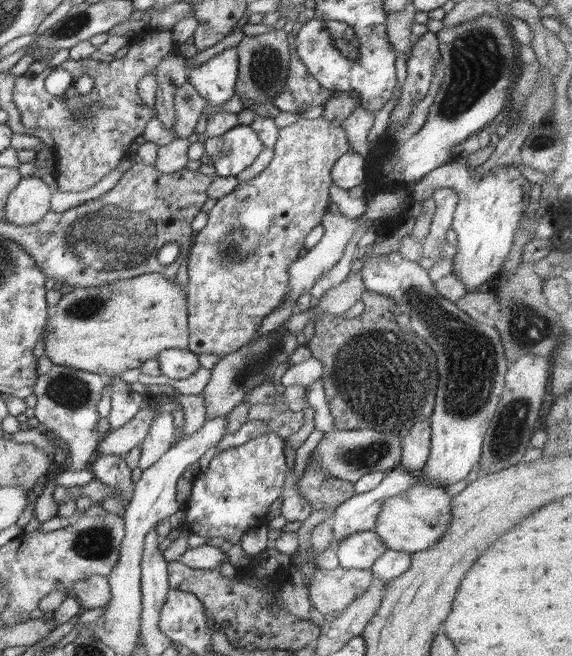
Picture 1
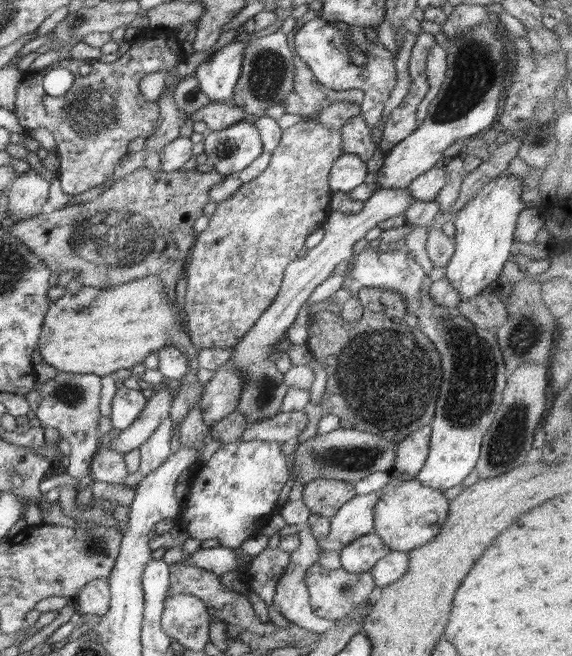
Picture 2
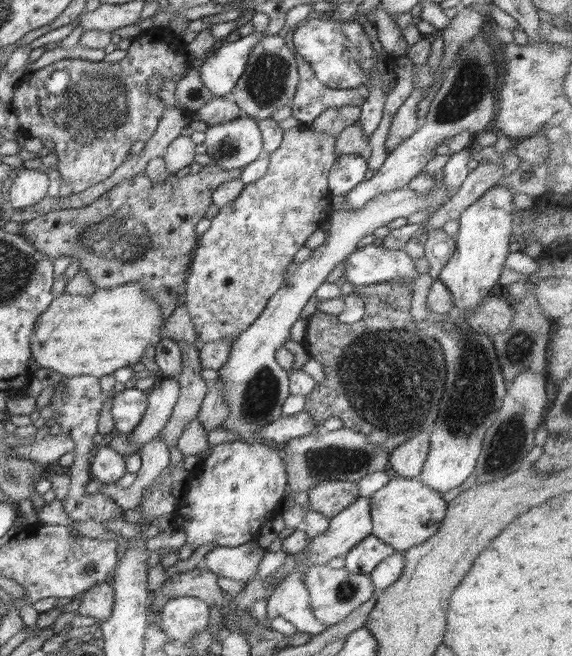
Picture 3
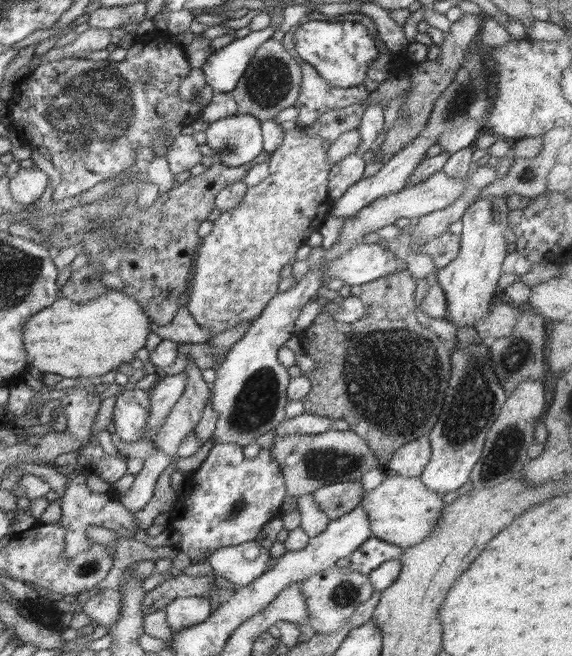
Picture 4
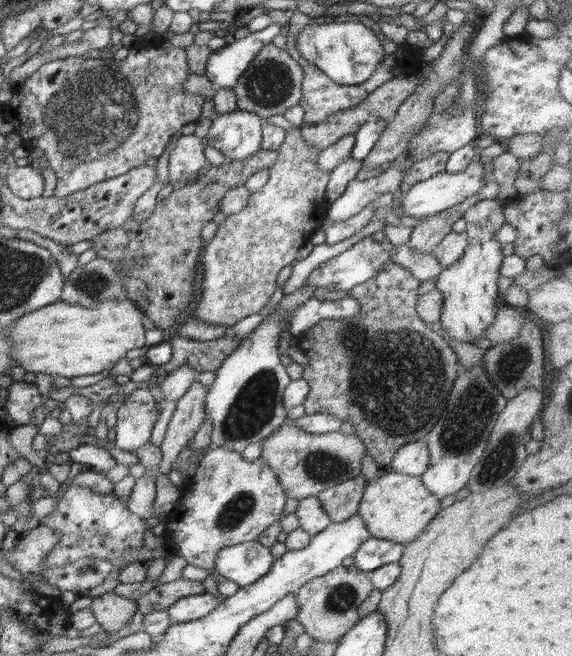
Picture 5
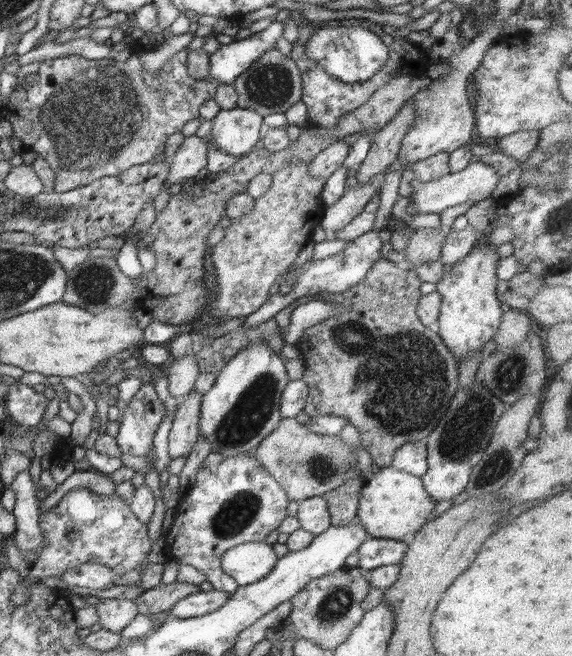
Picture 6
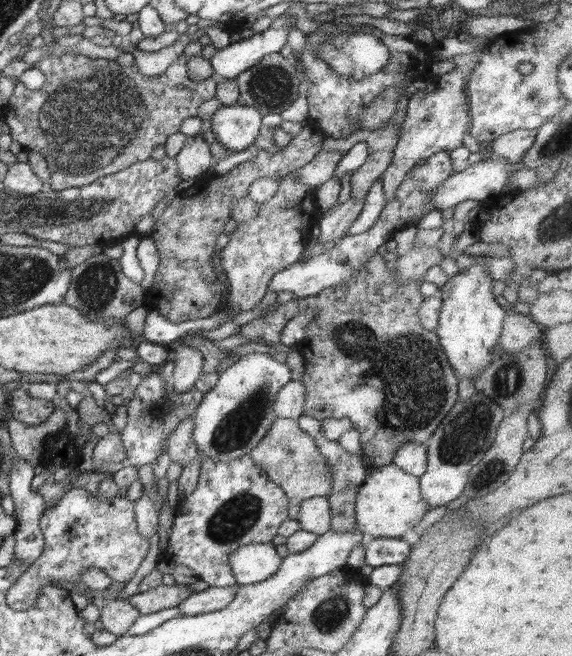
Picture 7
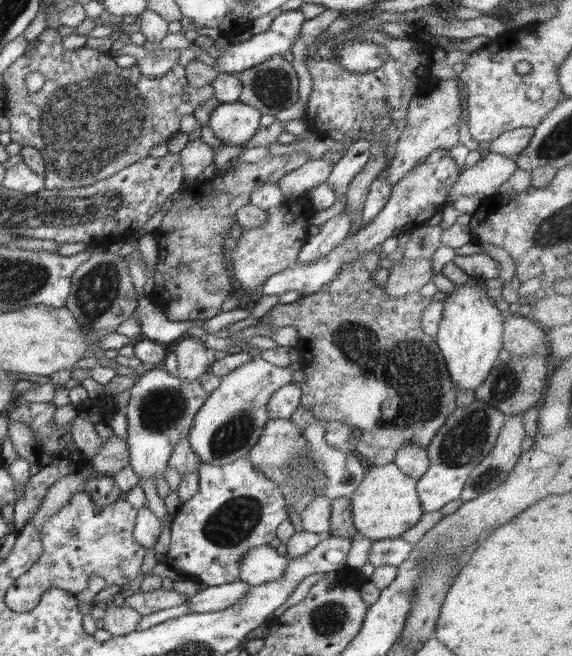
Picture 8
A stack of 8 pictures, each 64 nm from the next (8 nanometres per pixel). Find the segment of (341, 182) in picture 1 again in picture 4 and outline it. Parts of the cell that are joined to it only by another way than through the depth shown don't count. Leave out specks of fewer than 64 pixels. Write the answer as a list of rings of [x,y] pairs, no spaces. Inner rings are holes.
[[[352,153],[332,166],[329,172],[329,185],[327,186],[330,199],[340,198],[352,184],[362,180],[364,172],[364,159],[361,153]]]

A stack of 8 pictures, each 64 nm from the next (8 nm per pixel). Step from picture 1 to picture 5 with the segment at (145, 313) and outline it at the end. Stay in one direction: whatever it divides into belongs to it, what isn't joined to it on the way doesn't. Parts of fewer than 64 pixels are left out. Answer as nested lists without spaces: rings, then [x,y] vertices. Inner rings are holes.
[[[113,298],[94,308],[62,300],[26,313],[8,330],[12,359],[28,373],[65,376],[68,379],[95,375],[126,358],[128,351],[145,346],[144,306],[127,298]],[[200,381],[192,383],[192,388],[177,401],[176,408],[168,423],[164,441],[160,444],[164,460],[160,464],[160,474],[170,471],[178,455],[193,441],[206,416],[206,396],[208,388]]]

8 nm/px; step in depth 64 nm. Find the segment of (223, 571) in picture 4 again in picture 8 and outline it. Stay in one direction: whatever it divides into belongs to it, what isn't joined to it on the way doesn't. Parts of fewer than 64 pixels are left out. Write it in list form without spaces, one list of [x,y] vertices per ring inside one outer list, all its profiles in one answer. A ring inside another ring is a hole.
[[[270,545],[249,548],[241,560],[241,578],[251,586],[276,582],[285,575],[289,557],[277,553]]]

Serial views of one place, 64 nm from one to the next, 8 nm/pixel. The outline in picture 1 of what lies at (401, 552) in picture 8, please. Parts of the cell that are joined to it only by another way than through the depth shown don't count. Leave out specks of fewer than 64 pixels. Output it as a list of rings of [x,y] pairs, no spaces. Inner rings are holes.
[[[373,530],[351,534],[336,544],[340,567],[364,570],[370,568],[384,552],[387,546]]]

